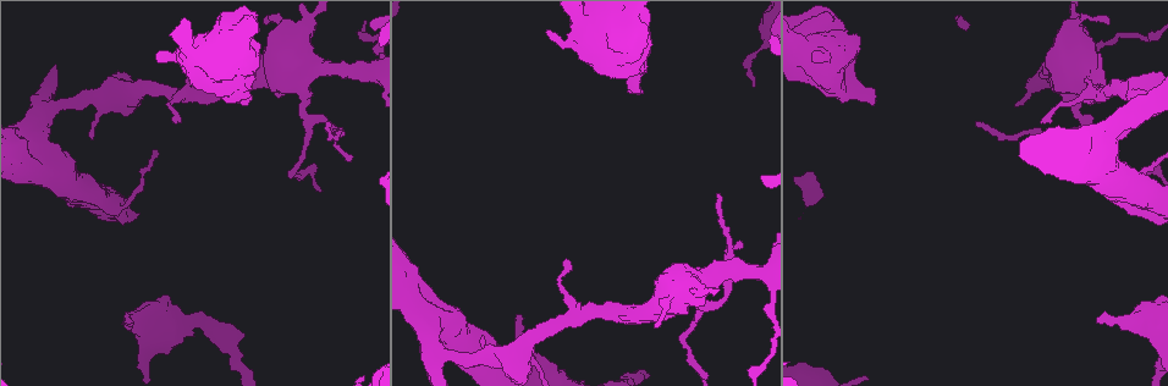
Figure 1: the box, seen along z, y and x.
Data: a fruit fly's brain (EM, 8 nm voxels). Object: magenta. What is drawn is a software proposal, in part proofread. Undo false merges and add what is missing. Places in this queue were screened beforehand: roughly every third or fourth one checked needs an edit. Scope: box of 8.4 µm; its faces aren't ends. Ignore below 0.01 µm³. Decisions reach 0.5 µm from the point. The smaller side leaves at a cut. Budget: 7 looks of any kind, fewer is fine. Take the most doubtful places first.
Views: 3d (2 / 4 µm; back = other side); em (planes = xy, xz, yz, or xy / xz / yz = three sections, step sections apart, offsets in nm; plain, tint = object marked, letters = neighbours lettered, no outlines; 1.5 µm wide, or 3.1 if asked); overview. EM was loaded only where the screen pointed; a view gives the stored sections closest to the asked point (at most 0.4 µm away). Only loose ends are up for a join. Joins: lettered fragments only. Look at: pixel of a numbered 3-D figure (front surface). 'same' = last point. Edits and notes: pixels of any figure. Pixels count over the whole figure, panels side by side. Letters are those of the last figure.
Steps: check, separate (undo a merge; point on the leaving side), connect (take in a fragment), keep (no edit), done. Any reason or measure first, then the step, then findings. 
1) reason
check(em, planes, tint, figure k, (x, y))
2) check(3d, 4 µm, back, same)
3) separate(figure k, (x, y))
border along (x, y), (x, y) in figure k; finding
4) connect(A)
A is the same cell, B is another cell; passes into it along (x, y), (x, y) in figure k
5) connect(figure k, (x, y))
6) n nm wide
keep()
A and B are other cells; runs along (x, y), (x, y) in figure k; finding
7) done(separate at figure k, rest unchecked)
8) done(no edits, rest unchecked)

an open end
check(3d, 4 µm, figure 1, (126, 322))

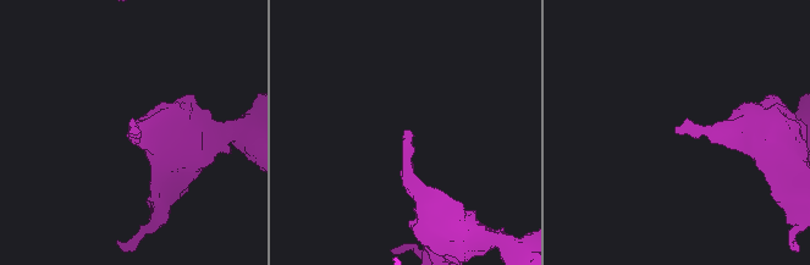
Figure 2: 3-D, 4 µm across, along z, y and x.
check(em, planes, letters, figure 2, (676, 130))

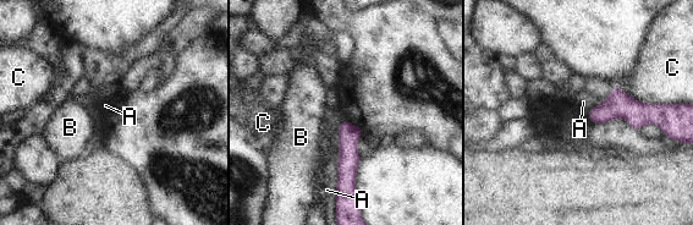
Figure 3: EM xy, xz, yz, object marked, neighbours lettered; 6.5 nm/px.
keep()
A, B and C are other cells; runs along (665, 108), (590, 116) in figure 3; none of them fits

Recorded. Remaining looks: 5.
an open end
check(3d, 2 µm, figure 1, (813, 52))

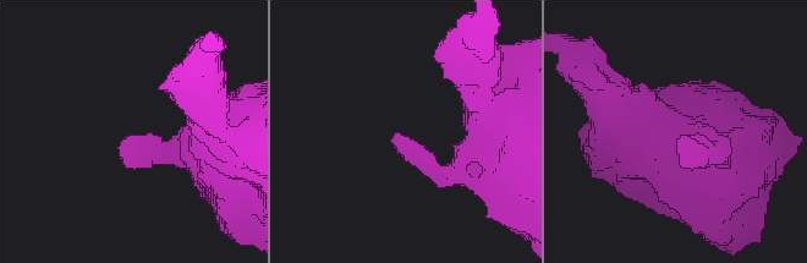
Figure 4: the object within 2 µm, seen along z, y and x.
need the tissue
check(em, planes, plain, figure 4, (124, 145))

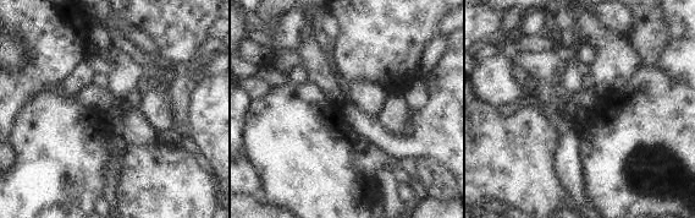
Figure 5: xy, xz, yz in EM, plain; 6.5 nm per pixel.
check(em, planes, letters, same)

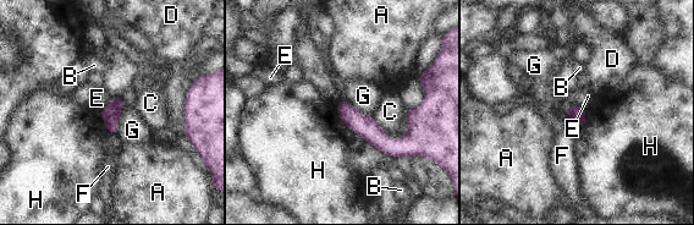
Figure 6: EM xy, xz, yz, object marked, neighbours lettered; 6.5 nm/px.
keep()
A, B, C, D, E, F, G and H are other cells; no lettered fragment goes on from it

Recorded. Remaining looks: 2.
free end
check(em, yz, step 8, tint, figure 1, (176, 122))

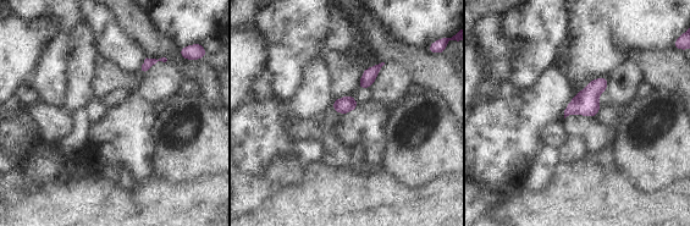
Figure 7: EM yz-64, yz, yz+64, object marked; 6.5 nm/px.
cut it another way
check(em, xy, step 8, letters, same)

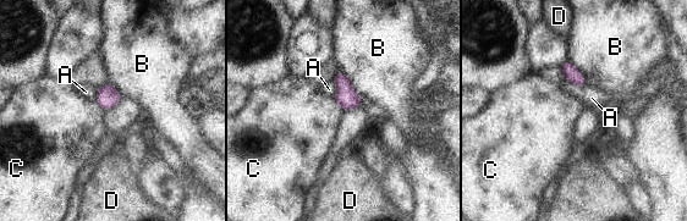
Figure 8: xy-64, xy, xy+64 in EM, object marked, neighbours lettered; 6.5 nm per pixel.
B touches over 240 nm
keep()
A, B, C and D are other cells; border along (333, 98), (344, 110) in figure 8; none of them fits

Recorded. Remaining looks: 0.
done(no edits, rest unchecked)

